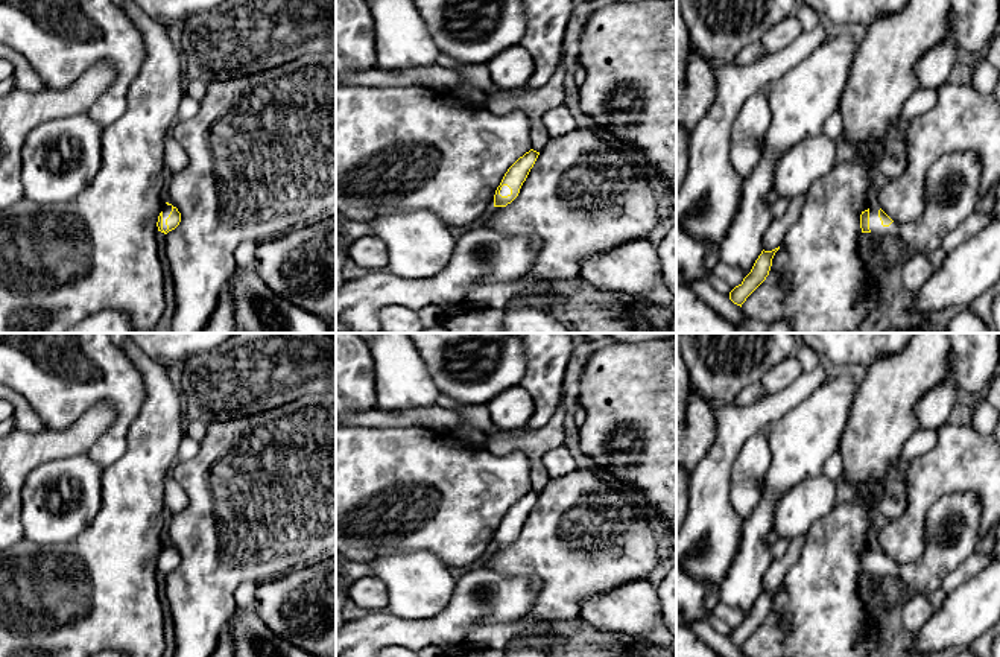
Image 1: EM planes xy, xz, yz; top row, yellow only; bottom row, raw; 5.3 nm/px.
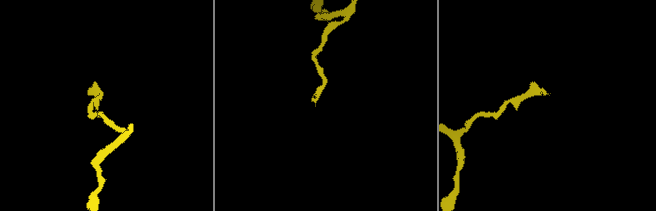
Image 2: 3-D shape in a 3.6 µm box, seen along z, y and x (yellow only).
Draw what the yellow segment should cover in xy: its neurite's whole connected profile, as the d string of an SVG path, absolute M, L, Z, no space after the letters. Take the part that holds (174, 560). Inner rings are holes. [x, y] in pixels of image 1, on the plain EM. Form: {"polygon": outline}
{"polygon": "M166 543L163 552L158 557L158 572L167 575L169 572L175 570L179 566L179 563L181 554L178 552L178 549Z"}

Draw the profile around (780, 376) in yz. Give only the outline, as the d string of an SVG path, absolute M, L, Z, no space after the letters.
M790 354L783 362L767 370L763 374L760 385L766 395L777 394L796 380L802 373L796 356Z

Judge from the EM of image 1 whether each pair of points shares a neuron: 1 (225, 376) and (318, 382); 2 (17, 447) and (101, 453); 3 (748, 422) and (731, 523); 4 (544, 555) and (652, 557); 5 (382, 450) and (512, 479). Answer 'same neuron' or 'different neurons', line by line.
1: same neuron
2: different neurons
3: same neuron
4: same neuron
5: same neuron

